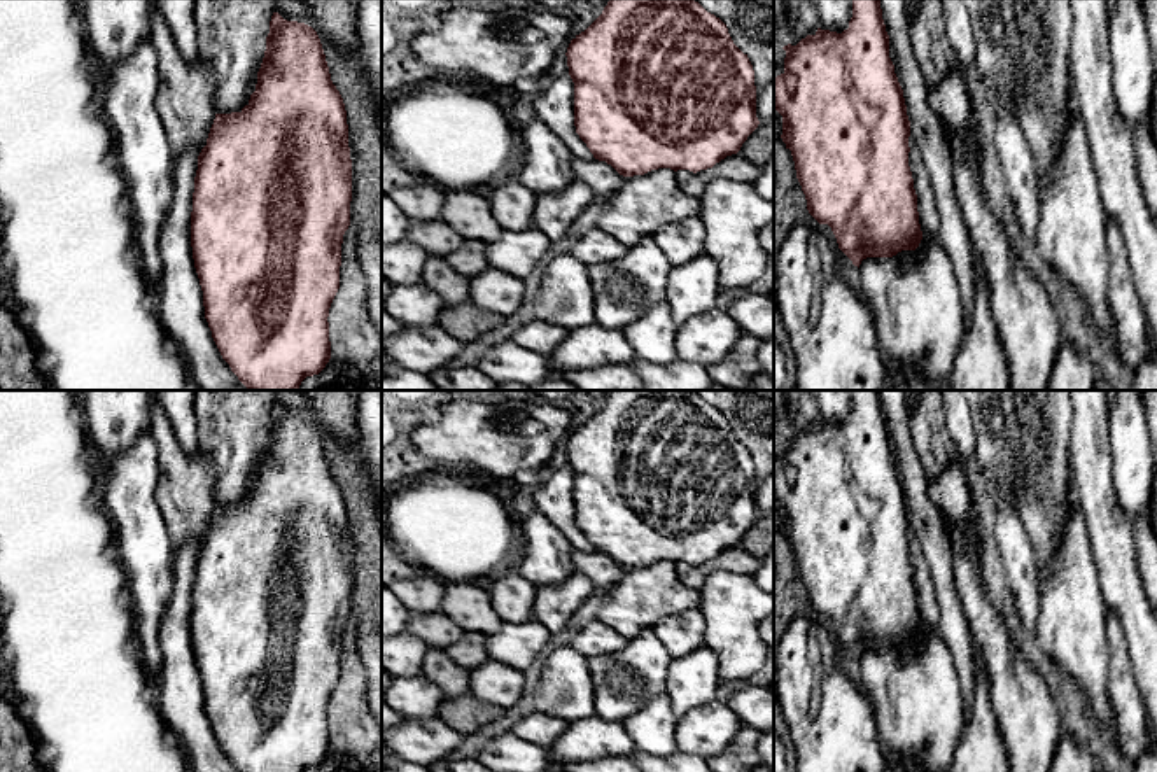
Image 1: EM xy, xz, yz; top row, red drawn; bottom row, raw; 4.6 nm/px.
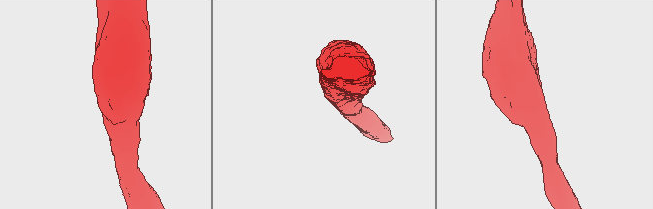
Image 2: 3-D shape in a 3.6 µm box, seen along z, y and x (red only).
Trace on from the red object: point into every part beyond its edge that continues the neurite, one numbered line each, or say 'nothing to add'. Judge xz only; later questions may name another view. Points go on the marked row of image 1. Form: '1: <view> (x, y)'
nothing to add

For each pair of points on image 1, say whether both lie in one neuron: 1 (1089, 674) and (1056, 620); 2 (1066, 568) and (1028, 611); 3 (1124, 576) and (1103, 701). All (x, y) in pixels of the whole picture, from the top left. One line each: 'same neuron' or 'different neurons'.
1: same neuron
2: different neurons
3: different neurons

